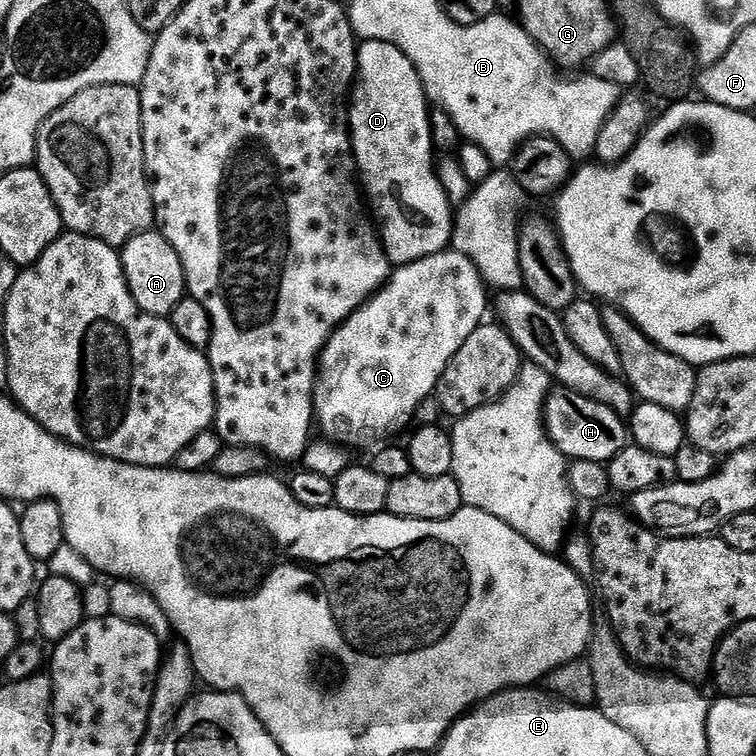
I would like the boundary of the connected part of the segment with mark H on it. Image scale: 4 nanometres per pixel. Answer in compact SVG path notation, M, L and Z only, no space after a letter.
M556 390L544 405L544 422L556 449L569 461L589 460L603 464L615 458L630 443L625 421L614 410L597 400L567 390Z

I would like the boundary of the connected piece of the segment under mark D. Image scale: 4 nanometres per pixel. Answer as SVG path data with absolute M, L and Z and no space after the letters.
M363 41L356 54L356 71L358 79L350 96L350 131L358 176L363 191L370 197L370 208L375 219L384 220L384 225L379 225L378 235L388 255L389 265L413 264L445 251L452 242L454 223L454 207L437 176L437 165L434 160L432 162L434 147L429 120L430 101L410 58L406 58L406 54L402 54L402 50L390 42Z

